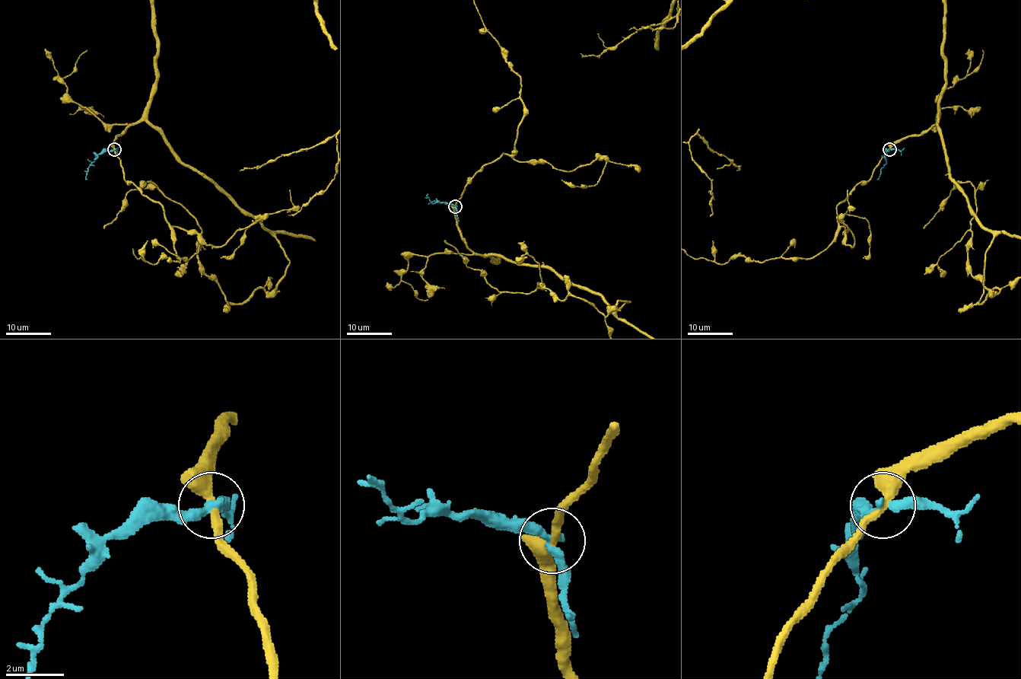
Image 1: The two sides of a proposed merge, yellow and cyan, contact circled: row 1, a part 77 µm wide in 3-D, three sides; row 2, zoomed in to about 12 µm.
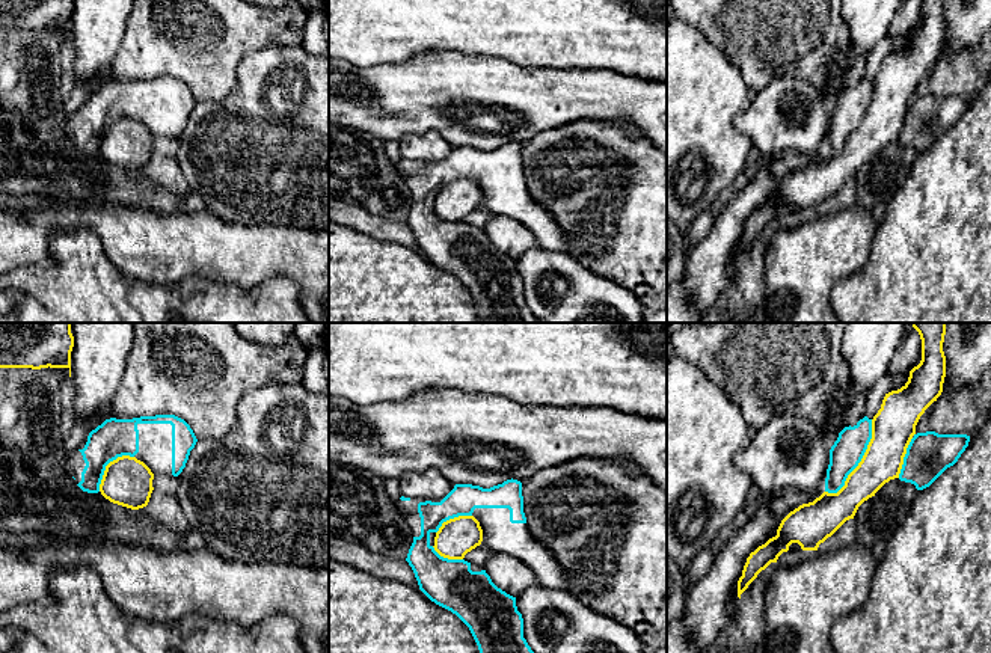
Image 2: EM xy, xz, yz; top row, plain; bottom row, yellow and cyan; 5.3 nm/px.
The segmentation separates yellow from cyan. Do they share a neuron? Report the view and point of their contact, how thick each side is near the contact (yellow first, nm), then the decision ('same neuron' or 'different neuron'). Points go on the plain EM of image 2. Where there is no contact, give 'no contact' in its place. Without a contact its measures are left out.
contact yz (860, 124); calibres 220 and 170 nm; different neuron

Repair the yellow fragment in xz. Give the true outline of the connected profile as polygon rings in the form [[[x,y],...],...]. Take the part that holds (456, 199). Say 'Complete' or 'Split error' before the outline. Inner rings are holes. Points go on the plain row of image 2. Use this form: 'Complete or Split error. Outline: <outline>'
Complete. Outline: [[[459,178],[442,185],[434,199],[434,213],[448,222],[463,222],[480,208],[483,192],[474,178]]]

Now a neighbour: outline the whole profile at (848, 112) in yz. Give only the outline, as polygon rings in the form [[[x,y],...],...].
[[[864,78],[854,89],[845,89],[830,112],[825,154],[837,155],[848,137],[861,124],[872,101],[872,81]]]

